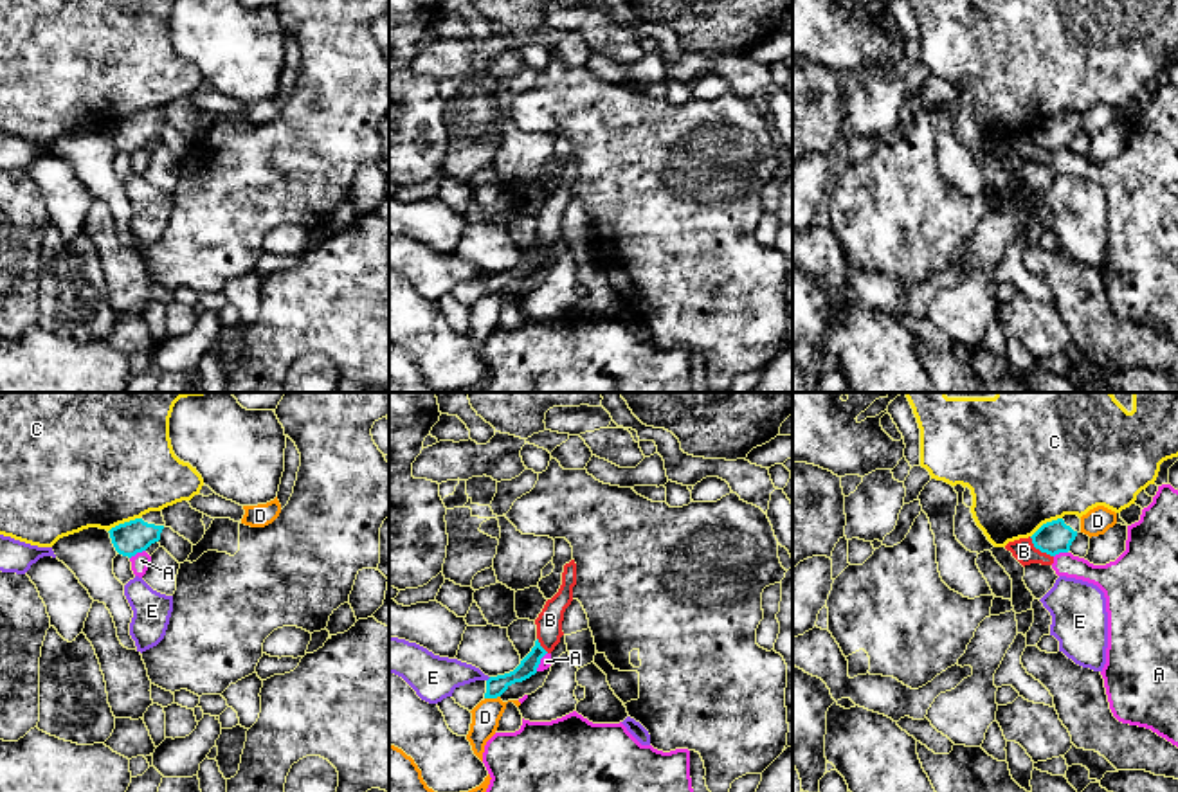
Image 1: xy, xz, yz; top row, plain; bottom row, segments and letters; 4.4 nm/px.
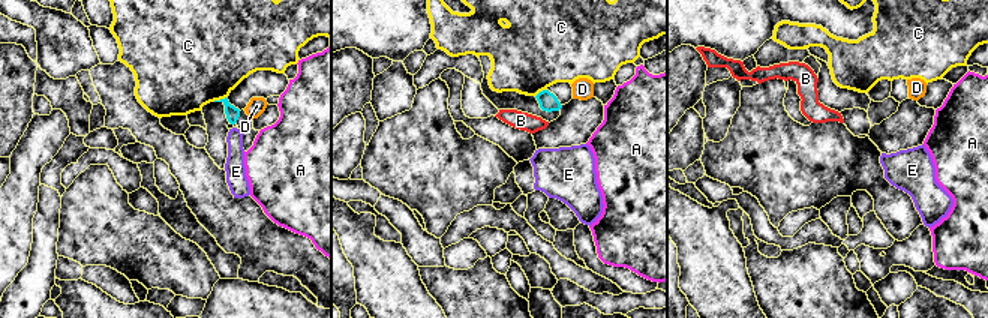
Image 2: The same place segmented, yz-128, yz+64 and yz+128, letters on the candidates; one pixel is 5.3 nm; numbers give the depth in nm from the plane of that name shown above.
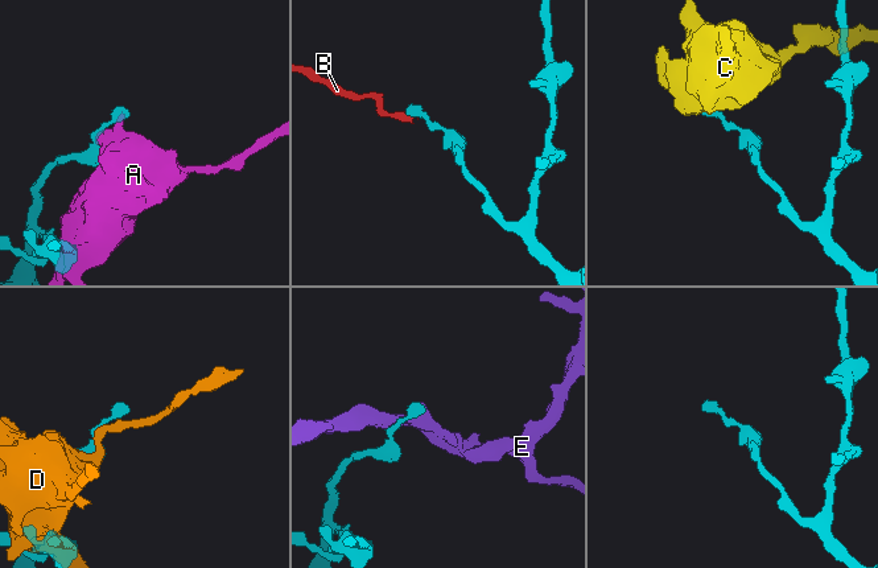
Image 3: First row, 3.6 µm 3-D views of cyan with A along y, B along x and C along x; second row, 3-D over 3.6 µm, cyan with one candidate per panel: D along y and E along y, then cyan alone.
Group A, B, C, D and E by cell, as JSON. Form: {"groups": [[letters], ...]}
{"groups": [["A", "B"], ["C"], ["D"], ["E"]]}

